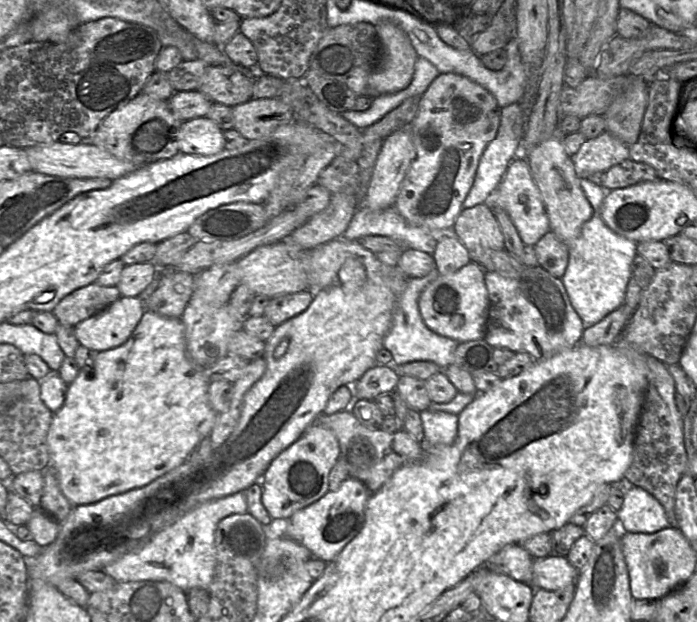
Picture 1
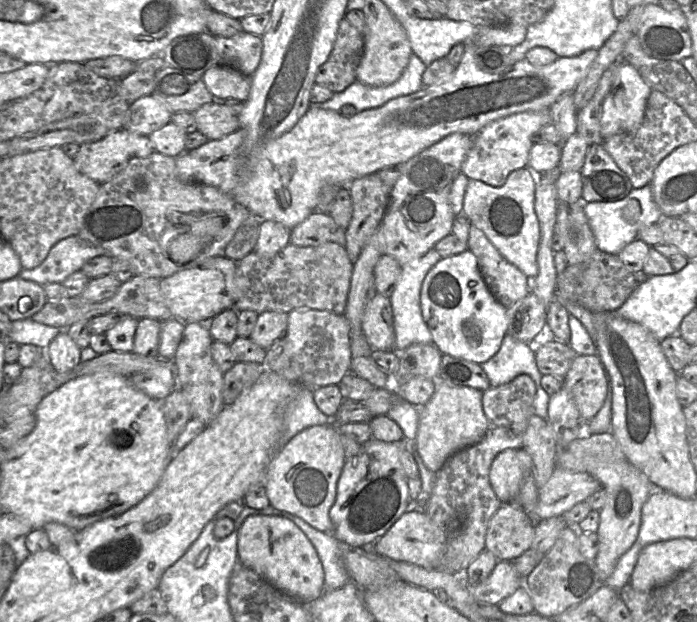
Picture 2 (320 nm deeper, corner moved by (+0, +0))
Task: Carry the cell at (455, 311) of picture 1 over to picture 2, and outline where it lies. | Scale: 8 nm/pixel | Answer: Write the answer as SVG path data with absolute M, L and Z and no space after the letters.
M469 250L440 259L426 275L420 293L422 316L442 354L482 364L500 349L508 330L506 308L494 297Z

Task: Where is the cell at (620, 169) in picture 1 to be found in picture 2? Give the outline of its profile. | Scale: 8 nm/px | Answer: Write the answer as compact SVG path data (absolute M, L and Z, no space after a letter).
M603 143L589 146L580 173L582 198L587 202L618 201L633 189L629 177L616 164Z

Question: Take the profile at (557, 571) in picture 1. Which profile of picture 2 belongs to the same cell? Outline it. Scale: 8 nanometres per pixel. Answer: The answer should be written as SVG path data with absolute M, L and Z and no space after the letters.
M498 561L489 577L479 585L467 586L470 595L479 603L499 604L523 586L511 561Z

